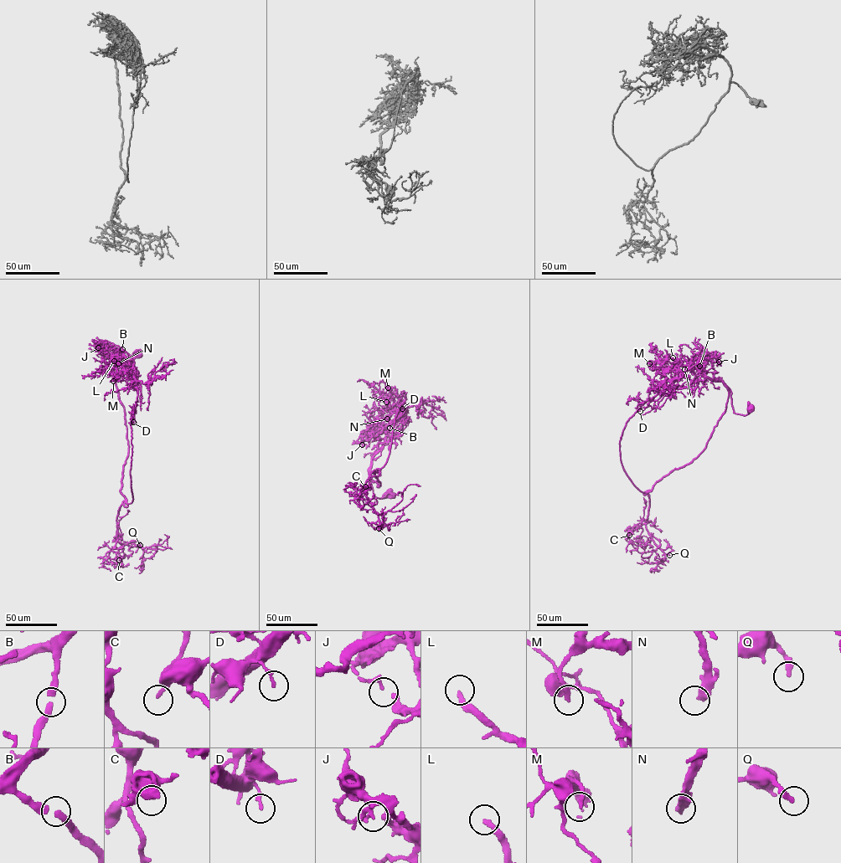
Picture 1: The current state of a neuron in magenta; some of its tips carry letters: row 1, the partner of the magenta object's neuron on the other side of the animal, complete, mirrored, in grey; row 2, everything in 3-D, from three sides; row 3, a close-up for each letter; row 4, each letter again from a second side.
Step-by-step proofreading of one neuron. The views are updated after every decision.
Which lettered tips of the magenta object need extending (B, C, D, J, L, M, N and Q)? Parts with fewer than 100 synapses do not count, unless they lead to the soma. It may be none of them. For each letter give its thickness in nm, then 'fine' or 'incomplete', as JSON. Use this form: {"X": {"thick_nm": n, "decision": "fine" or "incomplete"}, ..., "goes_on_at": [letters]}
{"B": {"thick_nm": 280, "decision": "fine"}, "C": {"thick_nm": 190, "decision": "fine"}, "D": {"thick_nm": 160, "decision": "fine"}, "J": {"thick_nm": 200, "decision": "fine"}, "L": {"thick_nm": 240, "decision": "incomplete"}, "M": {"thick_nm": 170, "decision": "fine"}, "N": {"thick_nm": 400, "decision": "incomplete"}, "Q": {"thick_nm": 280, "decision": "fine"}, "goes_on_at": ["L", "N"]}

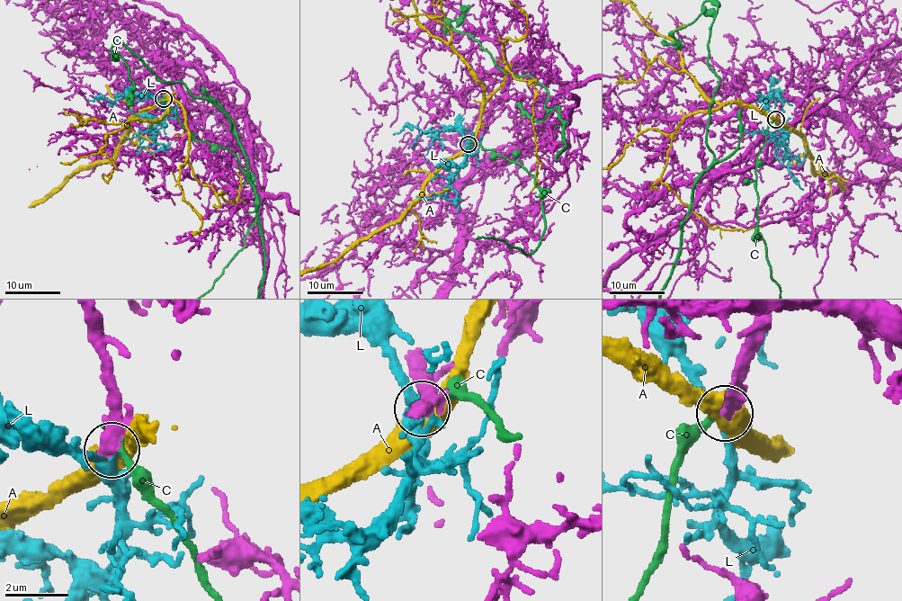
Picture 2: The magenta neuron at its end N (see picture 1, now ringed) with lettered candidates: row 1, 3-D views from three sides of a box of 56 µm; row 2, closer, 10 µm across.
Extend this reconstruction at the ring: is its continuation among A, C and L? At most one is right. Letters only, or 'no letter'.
L

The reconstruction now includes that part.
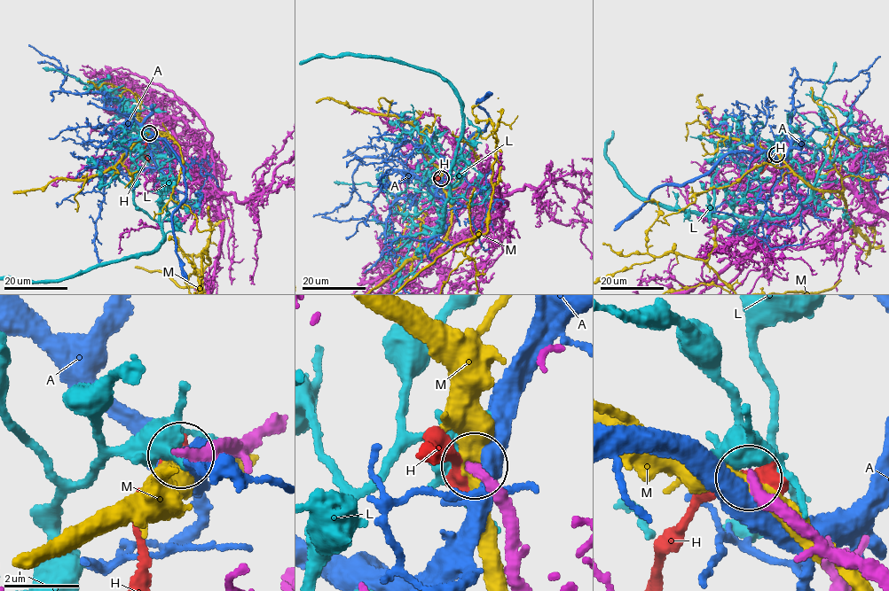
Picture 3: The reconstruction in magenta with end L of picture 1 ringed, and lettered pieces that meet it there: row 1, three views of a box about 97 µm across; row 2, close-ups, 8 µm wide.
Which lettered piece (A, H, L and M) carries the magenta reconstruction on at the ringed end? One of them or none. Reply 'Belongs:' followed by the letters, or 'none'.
Belongs: none

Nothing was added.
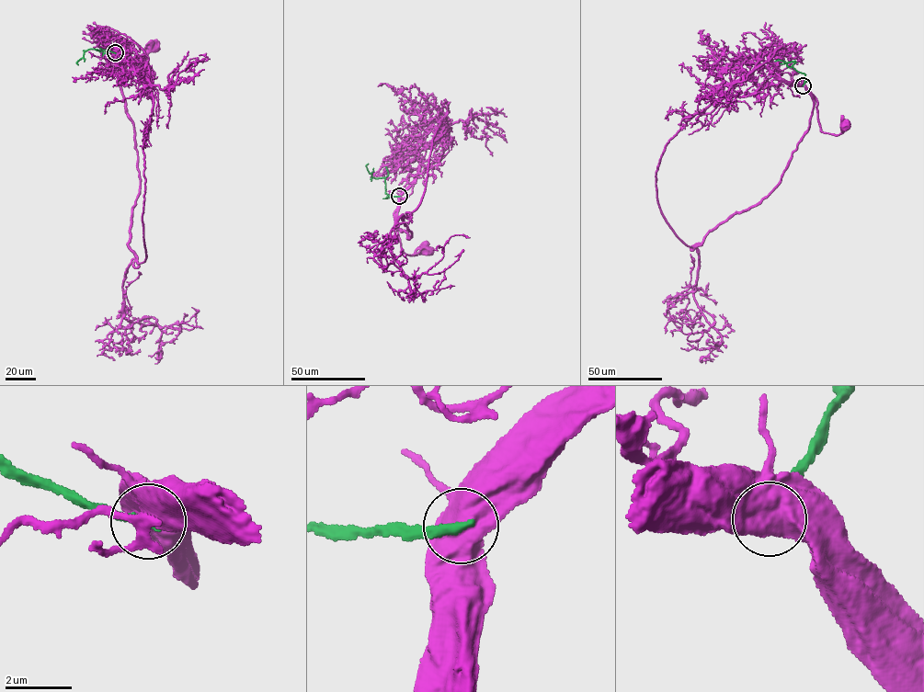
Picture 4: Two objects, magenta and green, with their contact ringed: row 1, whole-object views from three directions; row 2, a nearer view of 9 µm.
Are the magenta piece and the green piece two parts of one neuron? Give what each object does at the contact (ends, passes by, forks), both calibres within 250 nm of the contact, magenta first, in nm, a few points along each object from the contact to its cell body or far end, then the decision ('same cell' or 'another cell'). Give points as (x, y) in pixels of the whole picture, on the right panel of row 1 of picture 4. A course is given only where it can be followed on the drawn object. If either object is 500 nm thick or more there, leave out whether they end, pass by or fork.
1000 nm thick on the magenta side, 280 nm on the other; magenta runs (803, 85), (817, 103), (818, 119), (823, 131), (838, 134), (842, 131), (842, 124), (847, 122), (846, 125); green runs (803, 85), (804, 74), (792, 66), (793, 62), (775, 61); another cell

